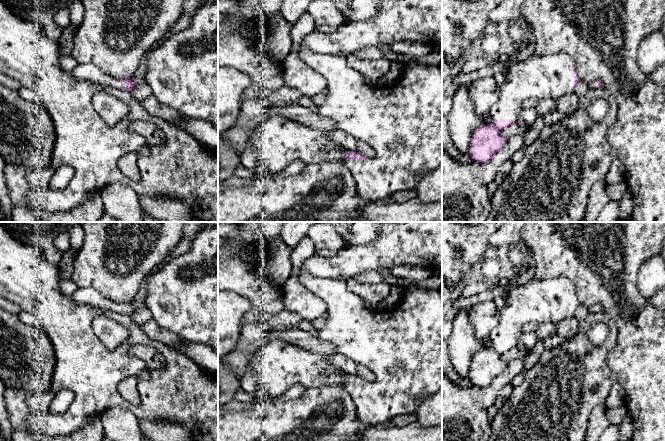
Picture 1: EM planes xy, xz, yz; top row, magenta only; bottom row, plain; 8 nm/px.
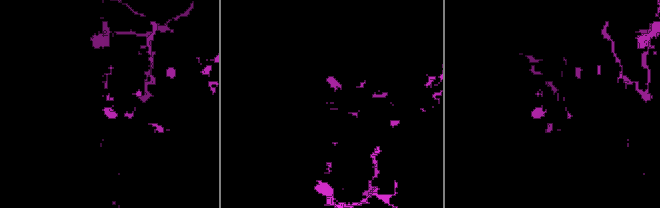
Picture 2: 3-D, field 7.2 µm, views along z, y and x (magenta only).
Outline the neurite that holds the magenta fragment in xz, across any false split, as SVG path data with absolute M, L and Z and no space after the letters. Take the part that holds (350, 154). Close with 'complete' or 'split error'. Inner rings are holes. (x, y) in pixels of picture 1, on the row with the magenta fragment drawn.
M298 45L298 55L300 59L308 65L310 68L314 69L316 72L321 74L327 81L327 91L328 96L325 102L315 108L317 115L330 119L336 124L336 128L343 130L348 135L351 135L359 141L363 141L370 145L374 151L375 156L372 158L367 158L366 156L361 155L356 151L349 151L343 149L345 162L344 165L349 169L353 177L357 182L357 192L358 196L365 202L374 202L381 200L388 200L394 193L399 191L407 191L409 189L414 189L420 182L420 180L430 171L437 168L442 163L442 66L431 66L421 64L416 61L417 58L407 57L405 64L401 69L401 76L397 83L392 86L381 86L375 87L367 85L363 76L356 70L350 68L347 65L346 59L344 56L334 56L331 54L320 54L314 53L310 49L307 49L301 45Z; split error

